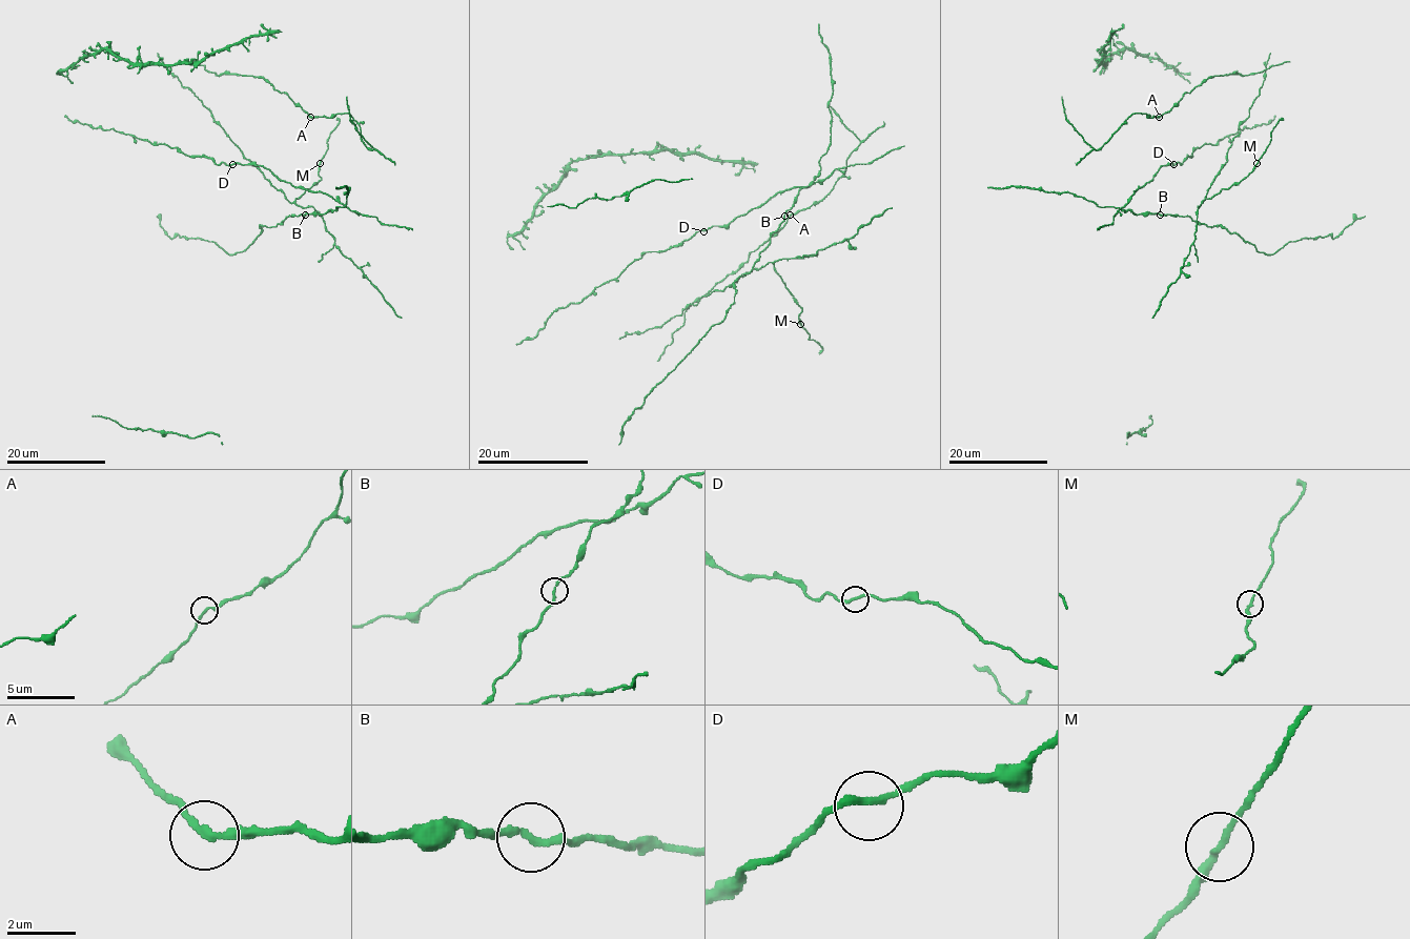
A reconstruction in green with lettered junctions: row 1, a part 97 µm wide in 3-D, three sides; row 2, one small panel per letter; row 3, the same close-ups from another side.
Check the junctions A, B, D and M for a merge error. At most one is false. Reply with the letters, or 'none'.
none

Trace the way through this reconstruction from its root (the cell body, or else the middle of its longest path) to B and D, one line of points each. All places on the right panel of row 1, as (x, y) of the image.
B: (1200, 147), (1181, 164), (1162, 165), (1149, 182), (1133, 191), (1122, 209), (1133, 213), (1160, 213)
D: (1200, 147), (1181, 164), (1173, 164)

